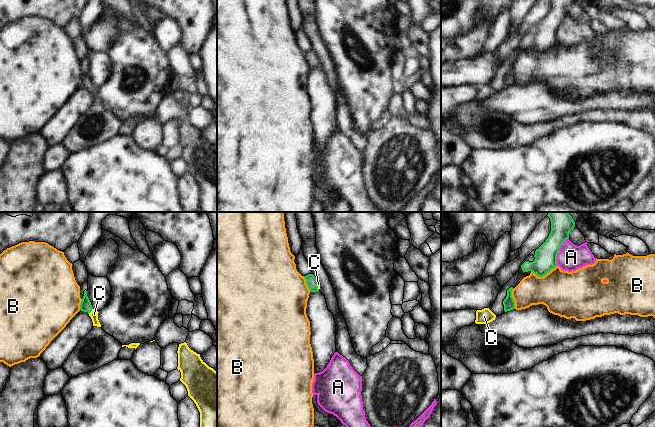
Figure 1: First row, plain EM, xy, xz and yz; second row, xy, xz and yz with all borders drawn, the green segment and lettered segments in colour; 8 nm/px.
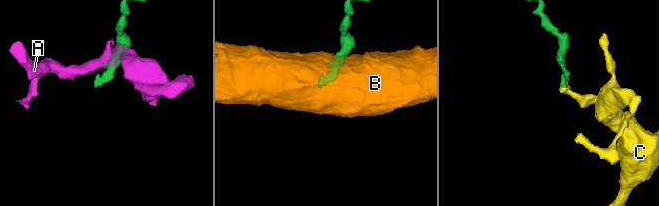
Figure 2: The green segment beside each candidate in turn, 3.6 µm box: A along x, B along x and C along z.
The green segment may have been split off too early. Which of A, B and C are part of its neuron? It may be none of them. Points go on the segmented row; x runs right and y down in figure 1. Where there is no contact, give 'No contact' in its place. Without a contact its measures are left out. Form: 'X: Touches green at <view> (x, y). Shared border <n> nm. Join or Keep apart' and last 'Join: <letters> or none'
A: Touches green at yz (558, 251). Shared border 260 nm. Keep apart
B: Touches green at yz (543, 275). Shared border 220 nm. Keep apart
C: Touches green at xy (90, 311). Shared border 60 nm. Join
Join: C

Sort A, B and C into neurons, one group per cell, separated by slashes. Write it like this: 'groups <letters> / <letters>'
groups A / B / C

